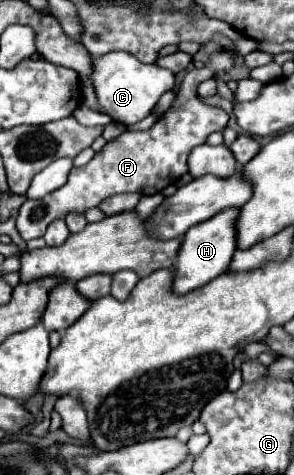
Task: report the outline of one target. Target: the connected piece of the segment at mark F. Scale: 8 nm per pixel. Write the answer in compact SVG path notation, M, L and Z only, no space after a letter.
M242 36L232 44L232 48L222 48L222 50L210 54L210 60L206 66L202 66L200 70L194 68L186 74L186 78L180 86L180 92L176 96L176 102L164 114L164 118L160 122L156 122L150 130L146 130L146 132L126 130L116 140L108 142L86 166L72 168L68 174L68 182L62 188L50 192L48 196L40 198L40 200L26 200L20 206L20 214L16 220L20 236L24 240L40 238L40 236L44 236L44 232L52 220L64 218L70 212L84 214L86 210L98 206L108 196L122 194L122 192L156 194L156 192L164 190L168 184L174 184L182 174L188 172L186 160L188 160L188 154L192 152L192 148L204 144L212 132L220 132L228 124L228 114L222 108L208 106L198 98L198 94L196 94L198 84L220 72L232 70L236 56L246 56L254 50L256 50L256 42Z

